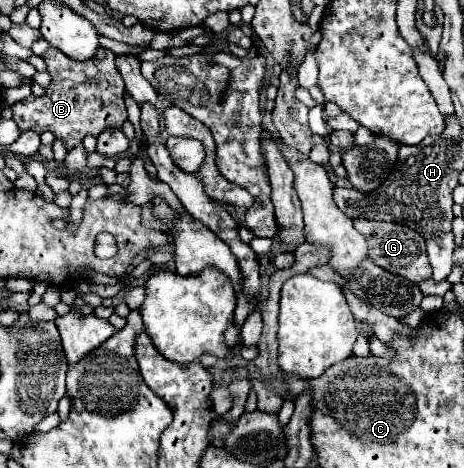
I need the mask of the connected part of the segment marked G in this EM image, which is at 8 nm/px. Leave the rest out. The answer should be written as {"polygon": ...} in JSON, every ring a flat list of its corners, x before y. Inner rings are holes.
{"polygon":[[355,219,355,229,367,239,369,257,379,267,405,277,411,283,421,283,431,277,431,265,425,255,425,241,423,237,401,223,385,223,385,221,371,221,371,219]]}

